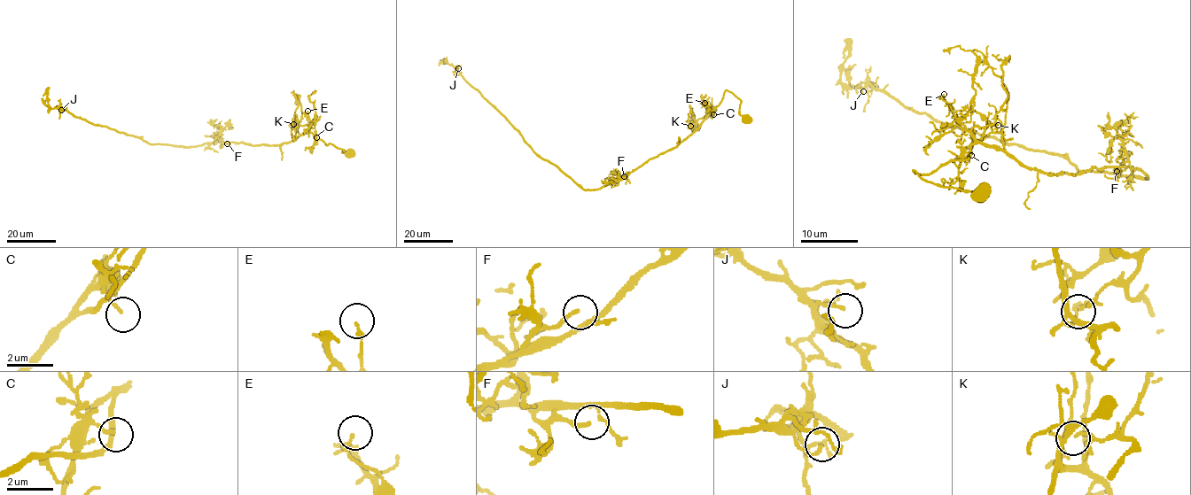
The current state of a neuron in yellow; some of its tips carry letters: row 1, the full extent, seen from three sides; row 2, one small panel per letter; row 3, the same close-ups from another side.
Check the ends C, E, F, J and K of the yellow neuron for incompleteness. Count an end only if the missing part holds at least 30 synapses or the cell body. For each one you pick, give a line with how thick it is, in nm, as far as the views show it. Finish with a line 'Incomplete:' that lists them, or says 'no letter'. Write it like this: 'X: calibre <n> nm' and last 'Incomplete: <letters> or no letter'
Incomplete: no letter

